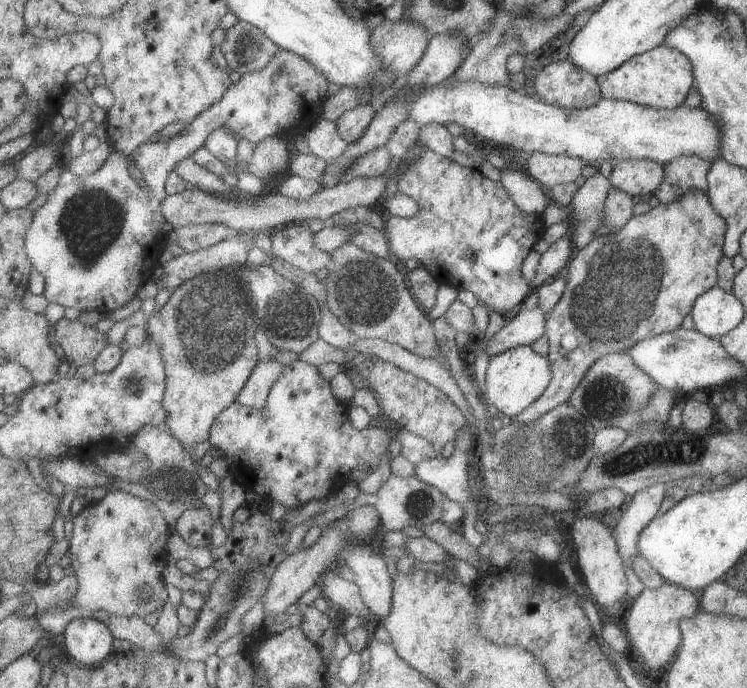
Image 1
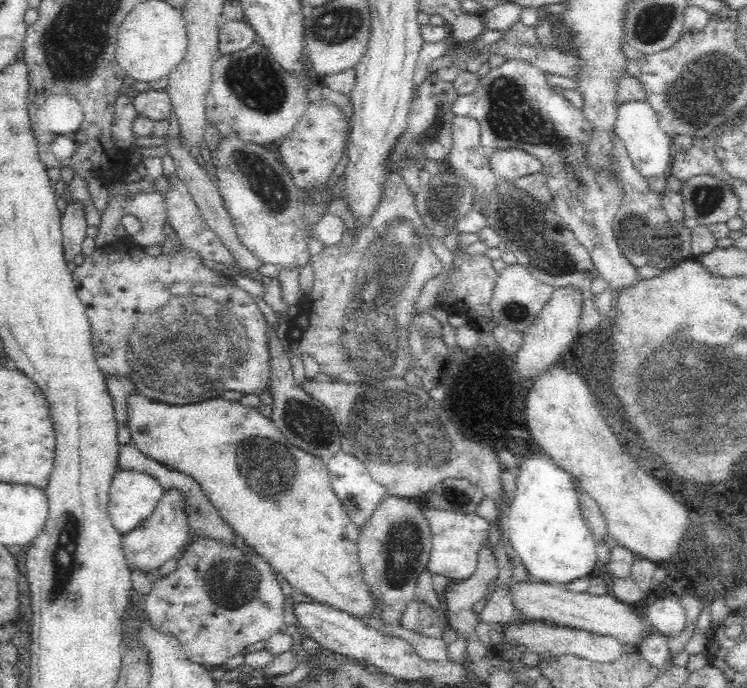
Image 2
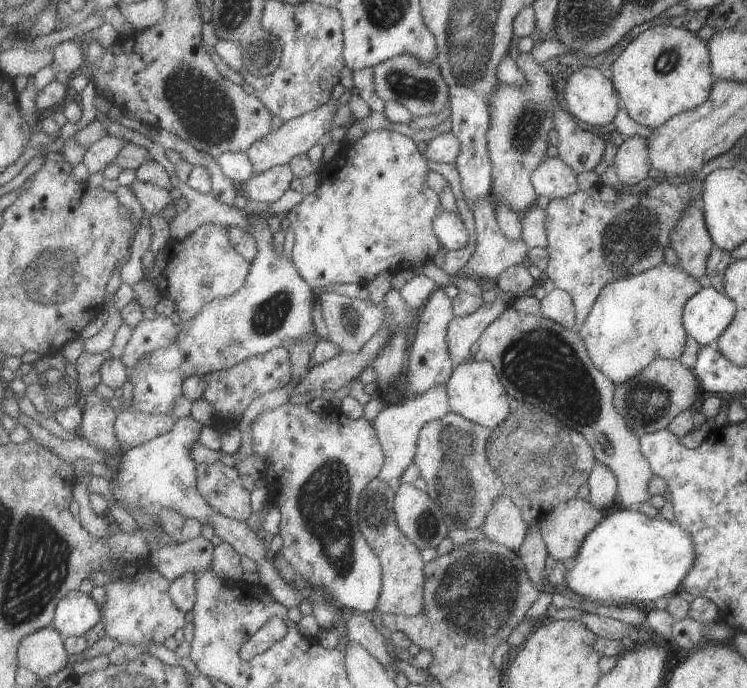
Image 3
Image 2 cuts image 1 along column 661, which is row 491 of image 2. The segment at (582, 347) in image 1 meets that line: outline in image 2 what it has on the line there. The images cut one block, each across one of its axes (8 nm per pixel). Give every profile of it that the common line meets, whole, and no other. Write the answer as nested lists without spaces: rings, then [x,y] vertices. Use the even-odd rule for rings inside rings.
[[[138,393],[128,396],[127,427],[130,432],[131,442],[136,445],[136,448],[142,454],[198,482],[207,494],[208,499],[214,503],[214,506],[224,517],[224,520],[232,525],[237,535],[240,535],[246,544],[252,546],[257,554],[264,560],[267,560],[274,571],[284,575],[292,588],[298,588],[299,591],[308,594],[308,596],[312,597],[313,602],[330,605],[336,609],[346,611],[356,618],[357,616],[366,616],[366,614],[370,613],[375,617],[377,606],[373,603],[368,592],[357,553],[359,531],[356,526],[351,524],[346,511],[343,510],[342,505],[334,494],[326,463],[321,458],[312,456],[290,444],[270,418],[262,416],[260,411],[256,411],[256,409],[242,406],[238,401],[233,402],[222,397],[204,400],[198,404],[167,404],[166,402],[158,402]]]

